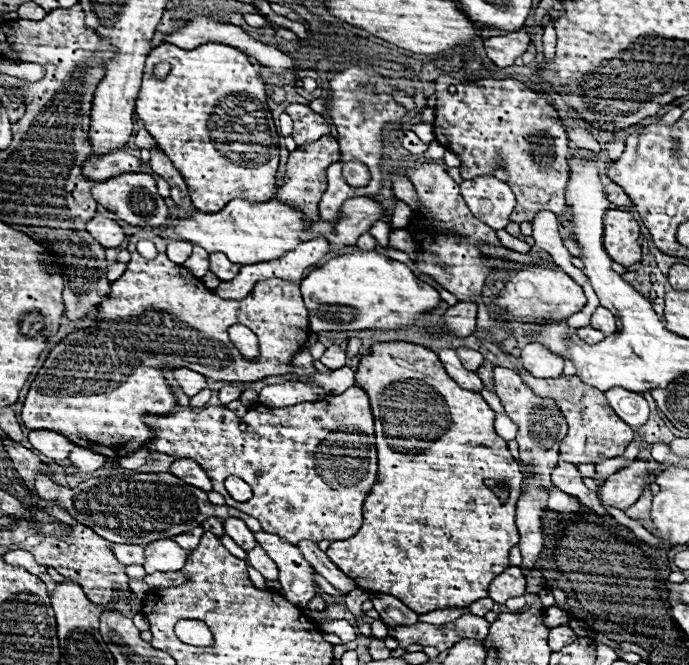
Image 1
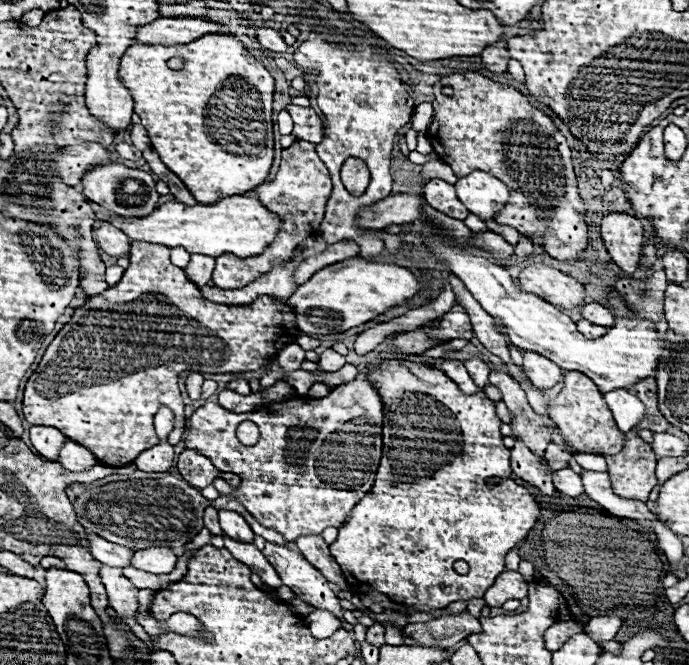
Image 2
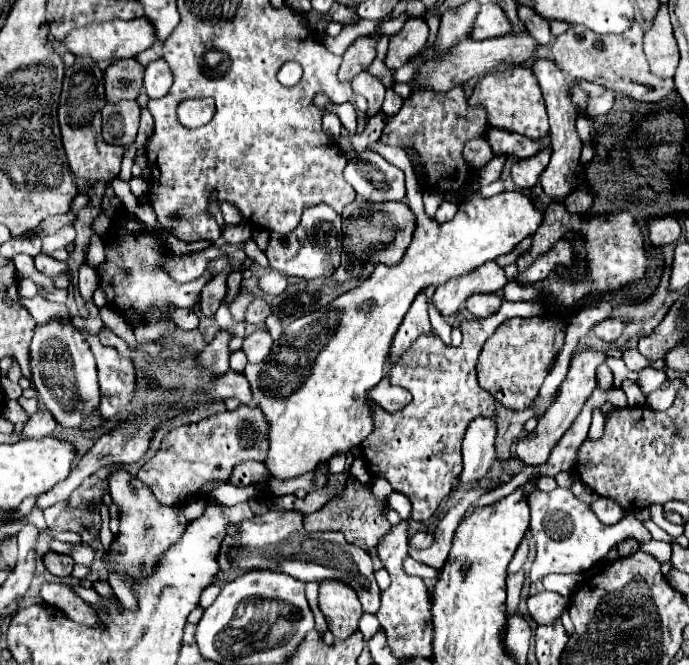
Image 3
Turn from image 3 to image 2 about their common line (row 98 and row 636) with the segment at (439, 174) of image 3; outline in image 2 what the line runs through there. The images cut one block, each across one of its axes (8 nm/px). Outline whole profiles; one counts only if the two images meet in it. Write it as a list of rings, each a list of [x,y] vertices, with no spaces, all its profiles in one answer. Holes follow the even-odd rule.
[[[462,612],[456,616],[440,616],[438,620],[430,620],[424,624],[408,624],[404,628],[404,636],[414,638],[418,644],[450,648],[470,634],[478,634],[480,630],[480,620],[470,616],[468,612]]]

